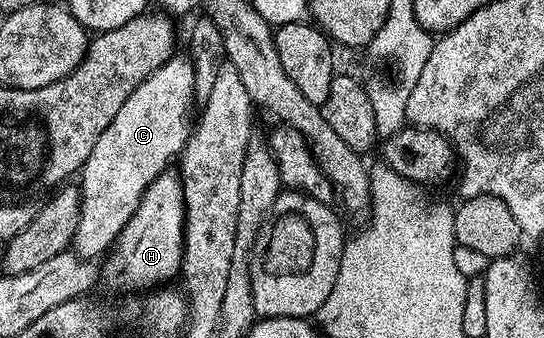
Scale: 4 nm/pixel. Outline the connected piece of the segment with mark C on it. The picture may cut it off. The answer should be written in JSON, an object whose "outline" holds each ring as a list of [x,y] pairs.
{"outline":[[[175,56],[167,60],[160,68],[156,68],[156,72],[152,72],[152,76],[148,76],[141,84],[132,92],[132,96],[128,96],[128,100],[124,100],[124,108],[120,108],[120,112],[116,112],[116,117],[112,120],[112,124],[108,124],[108,128],[104,128],[104,132],[100,132],[100,140],[96,140],[96,148],[92,148],[92,156],[88,156],[88,160],[83,164],[80,171],[80,193],[82,203],[80,204],[80,220],[76,224],[76,232],[72,241],[73,253],[79,258],[87,260],[97,259],[97,254],[105,255],[107,251],[113,247],[118,241],[120,232],[124,228],[124,224],[128,224],[128,220],[136,212],[136,208],[140,204],[140,200],[144,196],[144,192],[153,184],[162,174],[167,173],[170,161],[172,163],[181,155],[182,150],[186,146],[192,133],[192,120],[190,122],[190,113],[194,110],[196,99],[194,96],[194,64],[189,57]]]}

